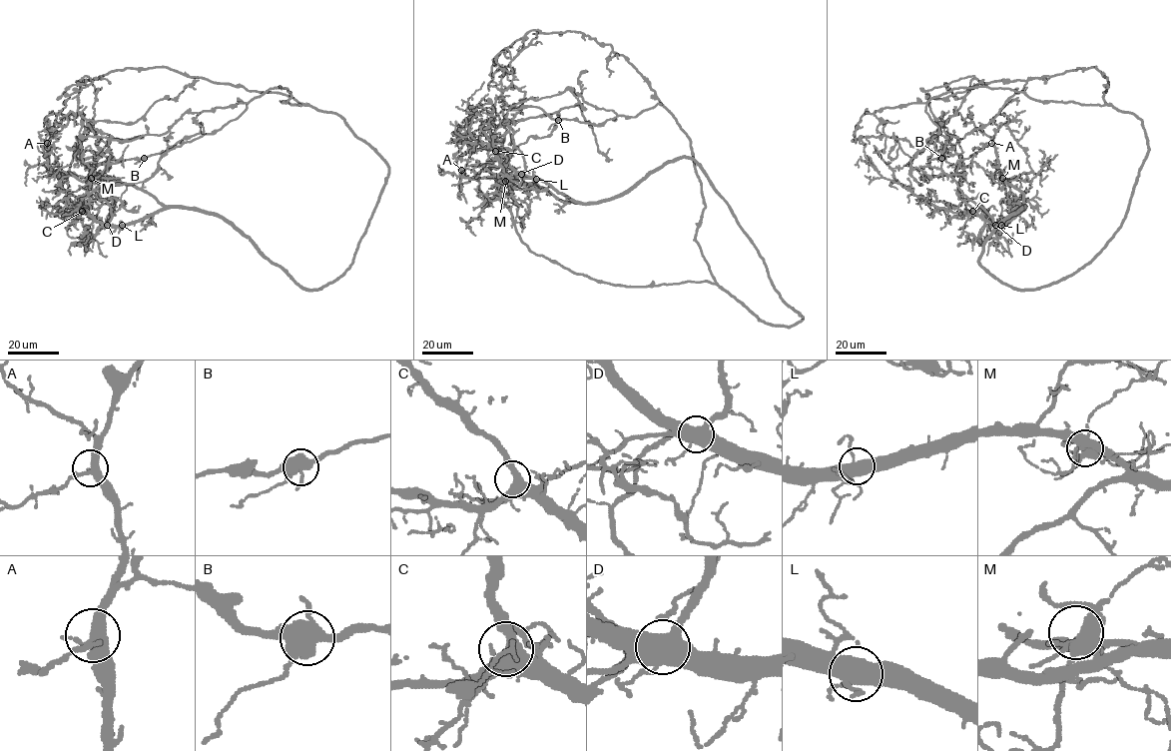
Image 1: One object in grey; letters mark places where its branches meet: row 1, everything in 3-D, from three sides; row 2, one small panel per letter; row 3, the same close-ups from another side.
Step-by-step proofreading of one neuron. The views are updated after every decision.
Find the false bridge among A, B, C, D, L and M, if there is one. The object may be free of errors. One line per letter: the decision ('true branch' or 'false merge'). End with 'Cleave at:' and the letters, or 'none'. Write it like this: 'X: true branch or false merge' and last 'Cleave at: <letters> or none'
A: true branch
B: true branch
C: true branch
D: true branch
L: true branch
M: true branch
Cleave at: none

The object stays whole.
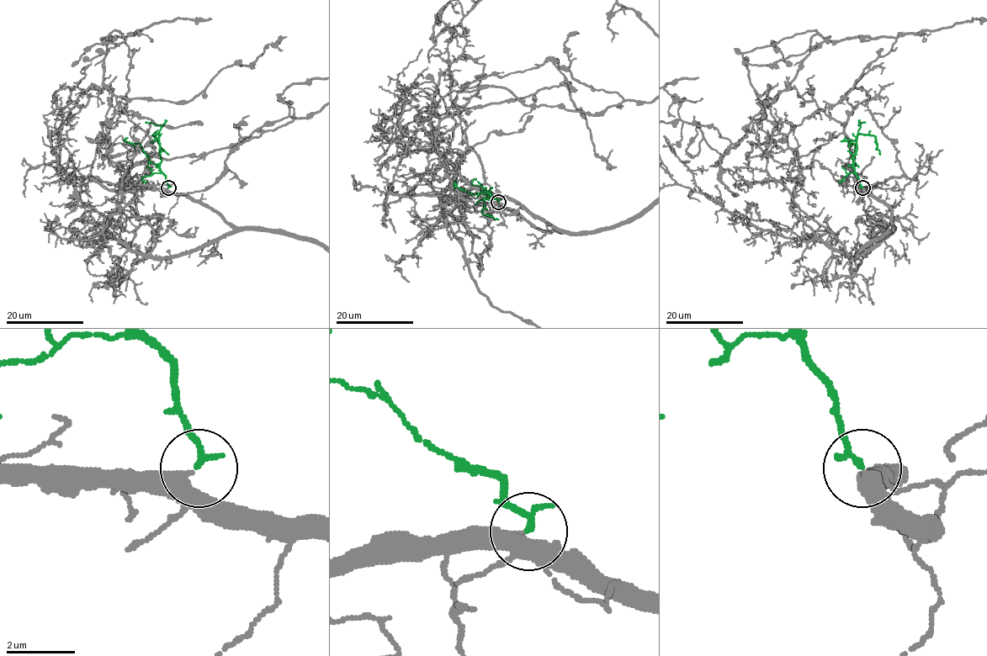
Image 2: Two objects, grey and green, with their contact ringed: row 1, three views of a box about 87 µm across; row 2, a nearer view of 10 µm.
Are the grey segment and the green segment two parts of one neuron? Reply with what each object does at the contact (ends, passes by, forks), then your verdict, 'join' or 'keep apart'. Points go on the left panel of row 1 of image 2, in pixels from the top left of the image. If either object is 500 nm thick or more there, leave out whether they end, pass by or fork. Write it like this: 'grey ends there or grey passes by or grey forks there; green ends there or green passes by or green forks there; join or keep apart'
grey passes by; green ends there; join

